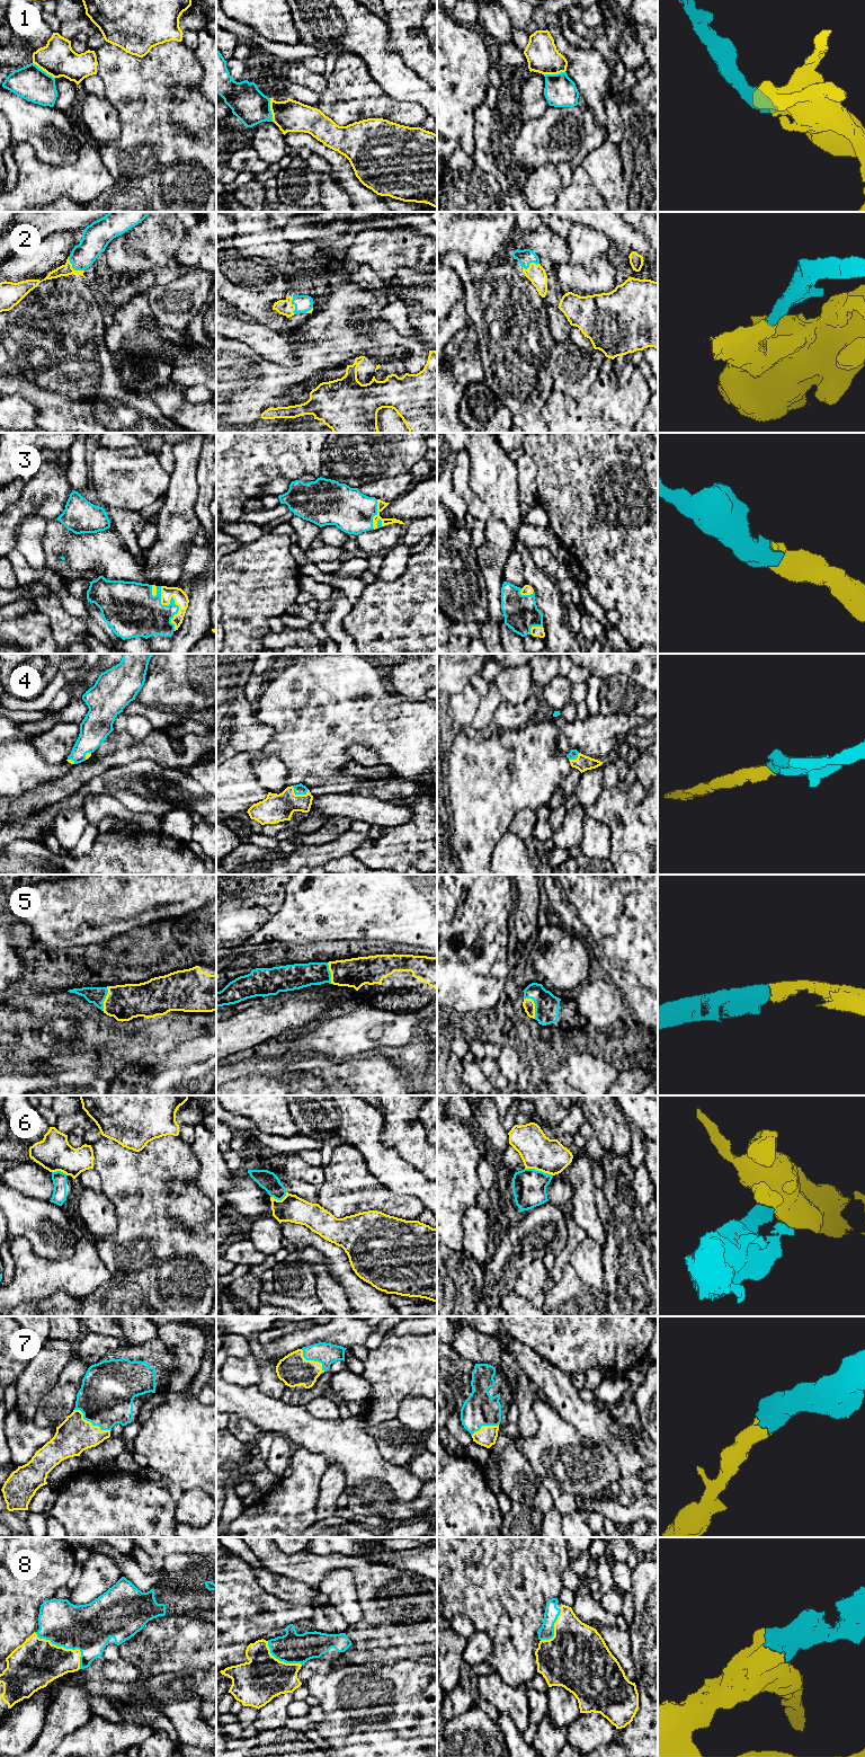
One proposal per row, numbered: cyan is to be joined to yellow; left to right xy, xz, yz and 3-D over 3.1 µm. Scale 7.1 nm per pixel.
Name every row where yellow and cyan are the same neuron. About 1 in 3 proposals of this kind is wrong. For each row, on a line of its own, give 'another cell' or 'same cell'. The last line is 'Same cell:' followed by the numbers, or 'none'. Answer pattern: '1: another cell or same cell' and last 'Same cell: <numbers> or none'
1: another cell
2: same cell
3: same cell
4: same cell
5: same cell
6: another cell
7: same cell
8: same cell
Same cell: 2, 3, 4, 5, 7, 8

